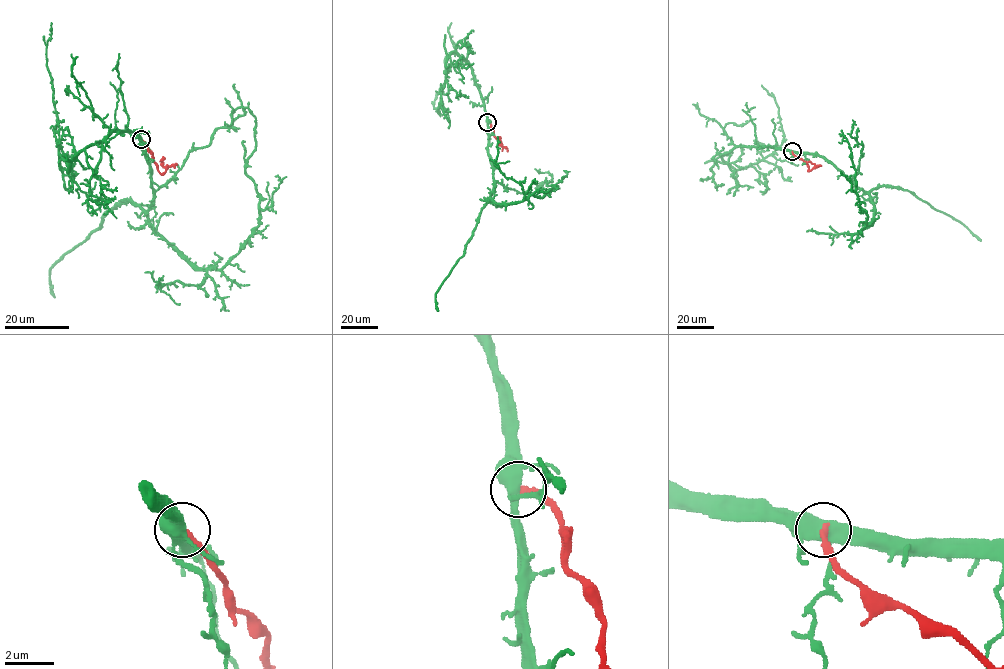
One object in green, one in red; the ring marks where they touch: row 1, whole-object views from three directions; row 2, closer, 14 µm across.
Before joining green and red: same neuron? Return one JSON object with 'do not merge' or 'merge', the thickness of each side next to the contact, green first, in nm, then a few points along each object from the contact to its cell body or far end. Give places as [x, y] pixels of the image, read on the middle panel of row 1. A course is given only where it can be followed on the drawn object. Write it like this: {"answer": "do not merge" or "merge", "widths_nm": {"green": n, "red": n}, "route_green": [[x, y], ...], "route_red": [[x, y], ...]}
{"answer": "do not merge", "widths_nm": {"green": 460, "red": 280}, "route_green": [[487, 122], [492, 200], [511, 204], [529, 195], [542, 197], [554, 189], [546, 185], [552, 177], [534, 169]], "route_red": [[487, 122], [499, 145], [498, 136]]}

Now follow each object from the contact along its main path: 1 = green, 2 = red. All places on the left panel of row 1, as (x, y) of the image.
1: (141, 139), (150, 225), (198, 268), (221, 269), (259, 215), (245, 170), (255, 117), (238, 107), (224, 123)
2: (142, 139), (163, 173), (166, 169), (161, 161), (163, 158), (160, 160)

